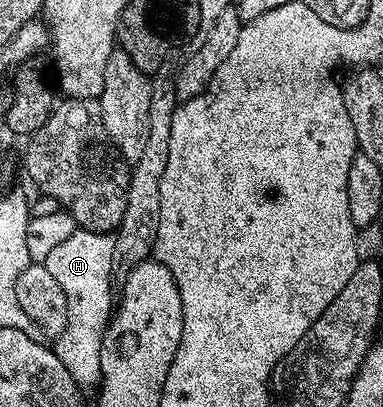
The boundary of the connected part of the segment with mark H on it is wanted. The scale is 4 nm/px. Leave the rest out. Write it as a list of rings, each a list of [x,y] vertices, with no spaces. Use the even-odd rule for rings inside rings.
[[[76,228],[69,239],[57,244],[49,252],[45,262],[49,275],[61,283],[61,291],[65,291],[65,299],[69,303],[69,319],[65,323],[65,331],[54,338],[53,348],[61,363],[69,367],[69,375],[73,375],[73,379],[84,391],[98,390],[99,382],[103,380],[101,343],[113,312],[111,277],[115,273],[114,250],[115,238],[111,233],[94,233]]]

